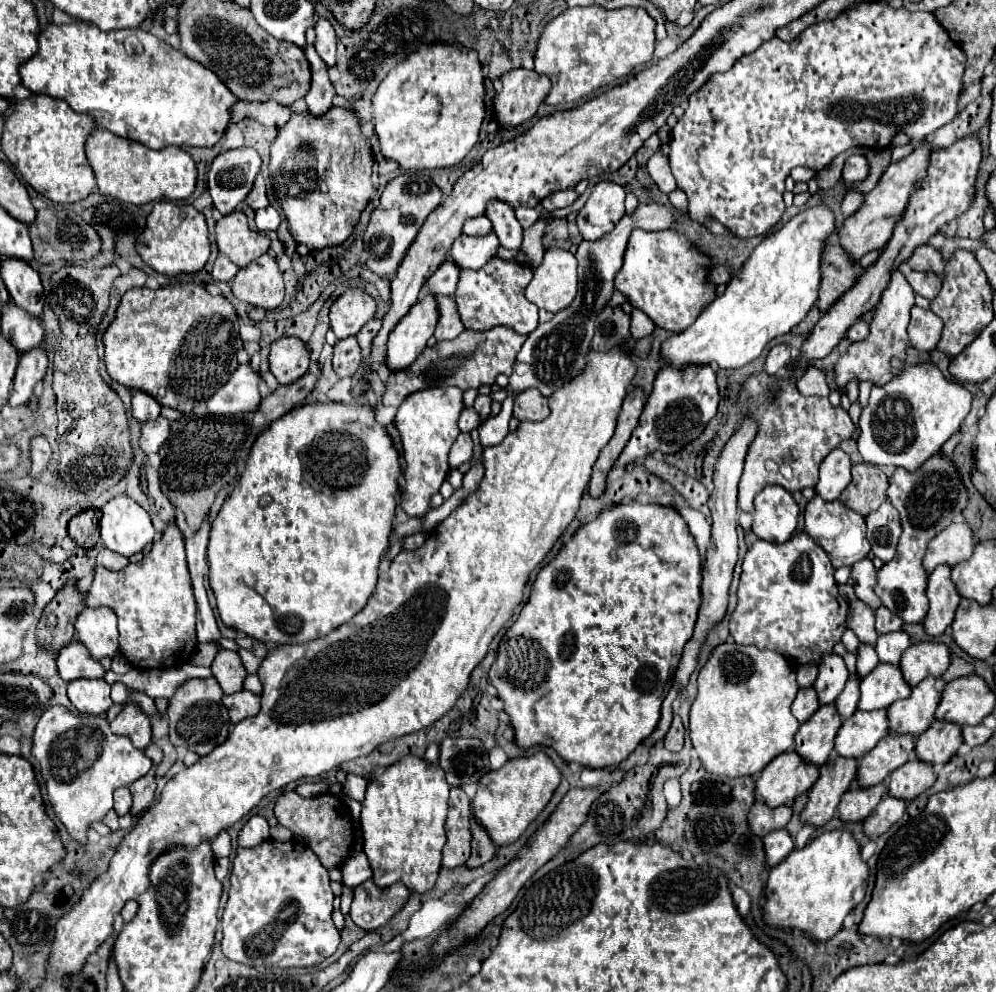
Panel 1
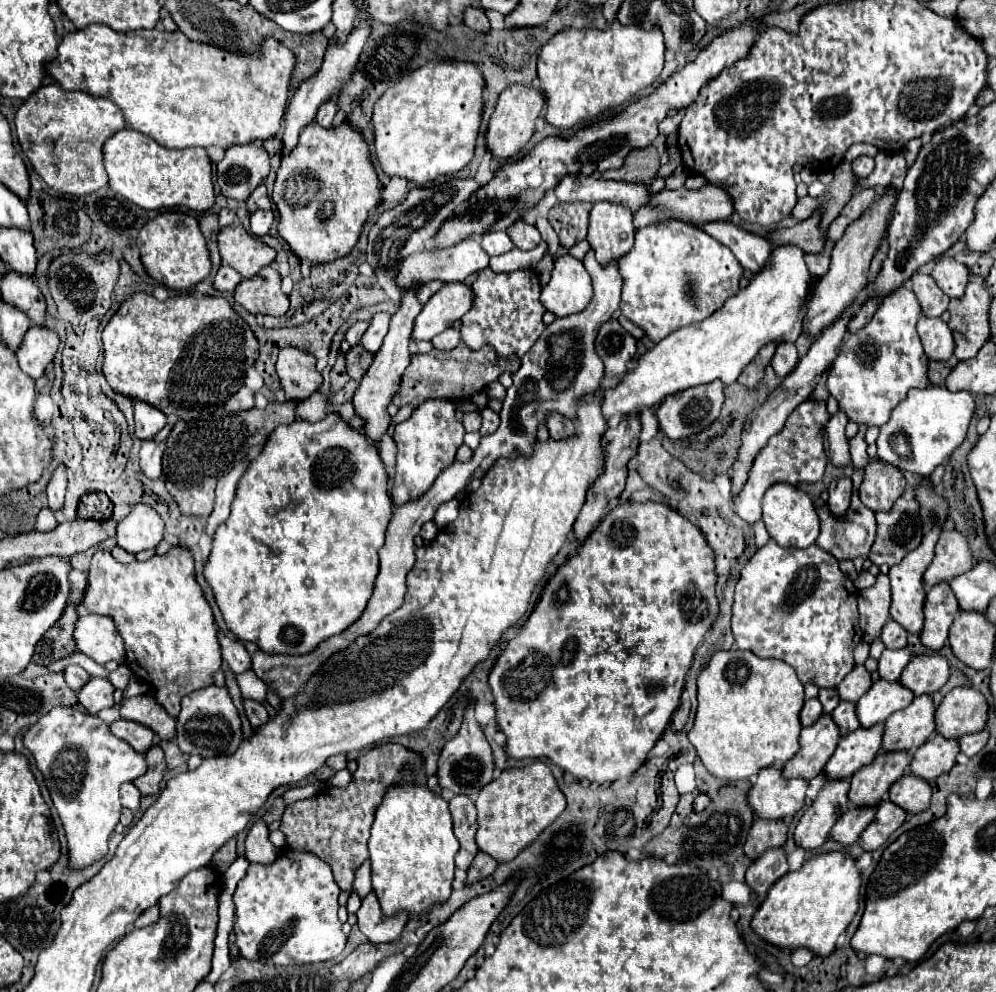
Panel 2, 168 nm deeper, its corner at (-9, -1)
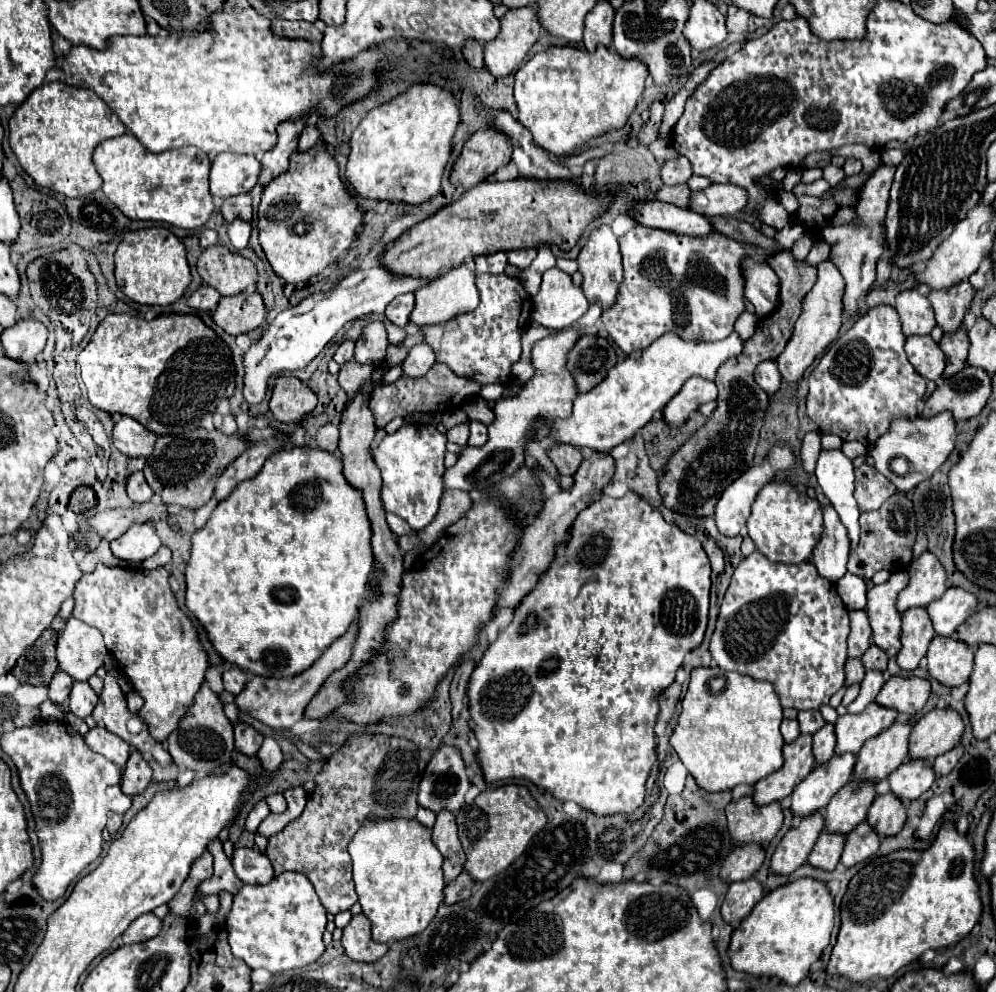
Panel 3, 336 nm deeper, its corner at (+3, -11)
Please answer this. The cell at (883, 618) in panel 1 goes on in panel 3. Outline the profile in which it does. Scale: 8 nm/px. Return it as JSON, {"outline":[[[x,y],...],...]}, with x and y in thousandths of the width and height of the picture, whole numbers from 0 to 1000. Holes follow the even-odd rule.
{"outline":[[[873,651],[867,661],[865,661],[865,669],[869,675],[882,675],[882,677],[890,677],[890,669],[892,669],[892,661],[890,657],[886,657],[882,651]]]}

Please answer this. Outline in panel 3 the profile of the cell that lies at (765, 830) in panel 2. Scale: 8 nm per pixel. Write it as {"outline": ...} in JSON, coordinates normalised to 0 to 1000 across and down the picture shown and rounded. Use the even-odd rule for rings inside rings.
{"outline":[[[759,851],[753,853],[739,853],[727,867],[723,885],[727,891],[733,889],[743,889],[751,887],[757,883],[757,879],[765,873],[767,869],[767,857]]]}

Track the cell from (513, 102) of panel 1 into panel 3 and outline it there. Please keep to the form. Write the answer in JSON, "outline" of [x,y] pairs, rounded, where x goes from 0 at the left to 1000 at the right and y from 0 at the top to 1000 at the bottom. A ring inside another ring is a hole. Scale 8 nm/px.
{"outline":[[[496,129],[480,131],[470,139],[464,155],[454,167],[452,183],[456,190],[470,192],[482,185],[486,179],[494,177],[502,167],[514,161],[512,143],[506,135]]]}

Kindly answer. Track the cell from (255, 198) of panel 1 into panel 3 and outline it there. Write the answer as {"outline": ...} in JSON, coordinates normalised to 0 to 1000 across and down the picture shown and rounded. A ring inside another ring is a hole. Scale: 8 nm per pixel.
{"outline":[[[239,196],[239,198],[225,200],[223,208],[221,208],[221,214],[223,214],[223,218],[225,218],[225,222],[229,226],[233,222],[237,222],[237,220],[251,224],[253,222],[253,202],[251,202],[251,196]]]}

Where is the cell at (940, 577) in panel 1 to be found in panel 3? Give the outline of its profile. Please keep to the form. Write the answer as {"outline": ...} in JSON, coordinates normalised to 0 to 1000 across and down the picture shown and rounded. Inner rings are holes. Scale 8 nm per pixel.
{"outline":[[[914,613],[906,619],[906,653],[900,667],[906,675],[922,673],[924,665],[932,657],[932,649],[938,643],[938,633],[928,613]]]}

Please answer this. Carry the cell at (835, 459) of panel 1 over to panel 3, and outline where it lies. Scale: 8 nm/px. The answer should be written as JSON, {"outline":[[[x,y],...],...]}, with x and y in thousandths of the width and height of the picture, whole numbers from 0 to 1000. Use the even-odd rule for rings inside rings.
{"outline":[[[835,510],[827,512],[827,536],[817,552],[817,571],[821,581],[841,587],[849,579],[849,567],[853,558],[853,542],[849,530],[843,526]]]}

